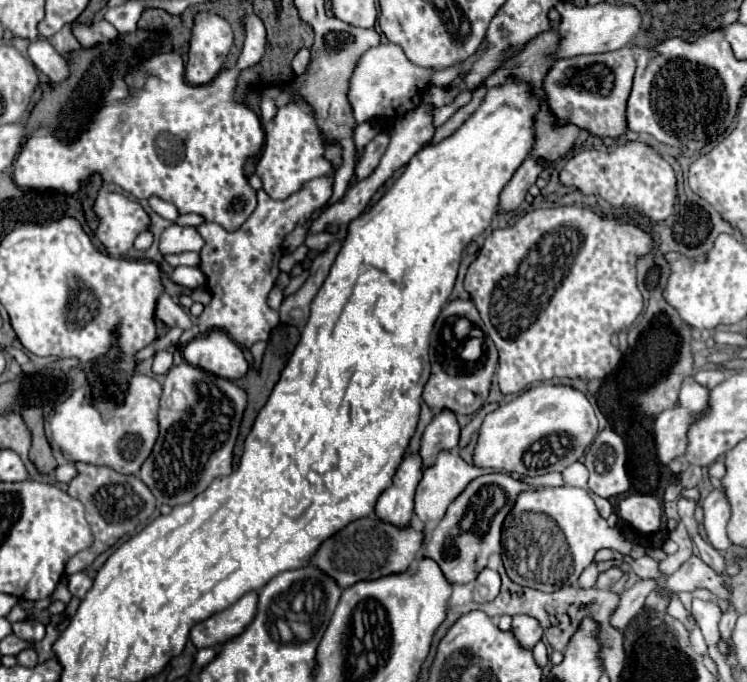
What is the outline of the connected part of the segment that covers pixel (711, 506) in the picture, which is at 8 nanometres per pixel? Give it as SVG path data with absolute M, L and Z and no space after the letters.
M713 489L705 501L703 501L703 513L705 513L705 521L703 521L703 527L705 527L705 533L707 533L707 541L723 551L731 545L725 529L727 529L727 521L731 517L731 509L729 509L729 499L725 497L725 491L723 489Z

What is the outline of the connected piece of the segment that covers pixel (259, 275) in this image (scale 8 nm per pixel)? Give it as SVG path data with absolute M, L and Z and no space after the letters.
M335 173L307 181L293 197L285 201L273 201L263 189L257 191L257 209L237 229L227 231L217 223L199 225L199 233L205 241L201 249L199 269L207 277L211 291L211 303L205 307L197 325L201 333L221 329L241 347L251 347L257 341L267 341L271 331L279 325L279 313L267 305L267 295L279 275L279 259L283 257L283 239L297 227L303 225L315 211L323 209L333 195Z

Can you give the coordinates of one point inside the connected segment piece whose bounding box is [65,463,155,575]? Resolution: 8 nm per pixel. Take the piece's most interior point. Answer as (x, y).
(115, 504)

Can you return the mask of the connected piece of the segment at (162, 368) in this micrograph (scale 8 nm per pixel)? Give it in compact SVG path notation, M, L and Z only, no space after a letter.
M173 343L167 349L161 349L155 353L155 357L153 357L153 373L155 375L163 375L173 367L173 353L177 349L179 349L179 343Z

